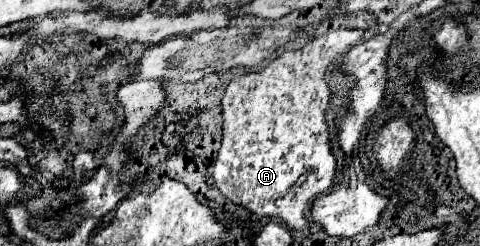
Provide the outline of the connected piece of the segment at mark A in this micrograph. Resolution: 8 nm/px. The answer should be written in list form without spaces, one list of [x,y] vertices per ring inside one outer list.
[[[333,30],[313,38],[307,46],[283,52],[273,62],[237,74],[223,94],[223,144],[215,160],[215,184],[231,202],[257,216],[269,216],[293,230],[307,230],[305,210],[315,194],[331,190],[335,158],[325,124],[325,108],[331,100],[327,76],[331,64],[367,32]]]

